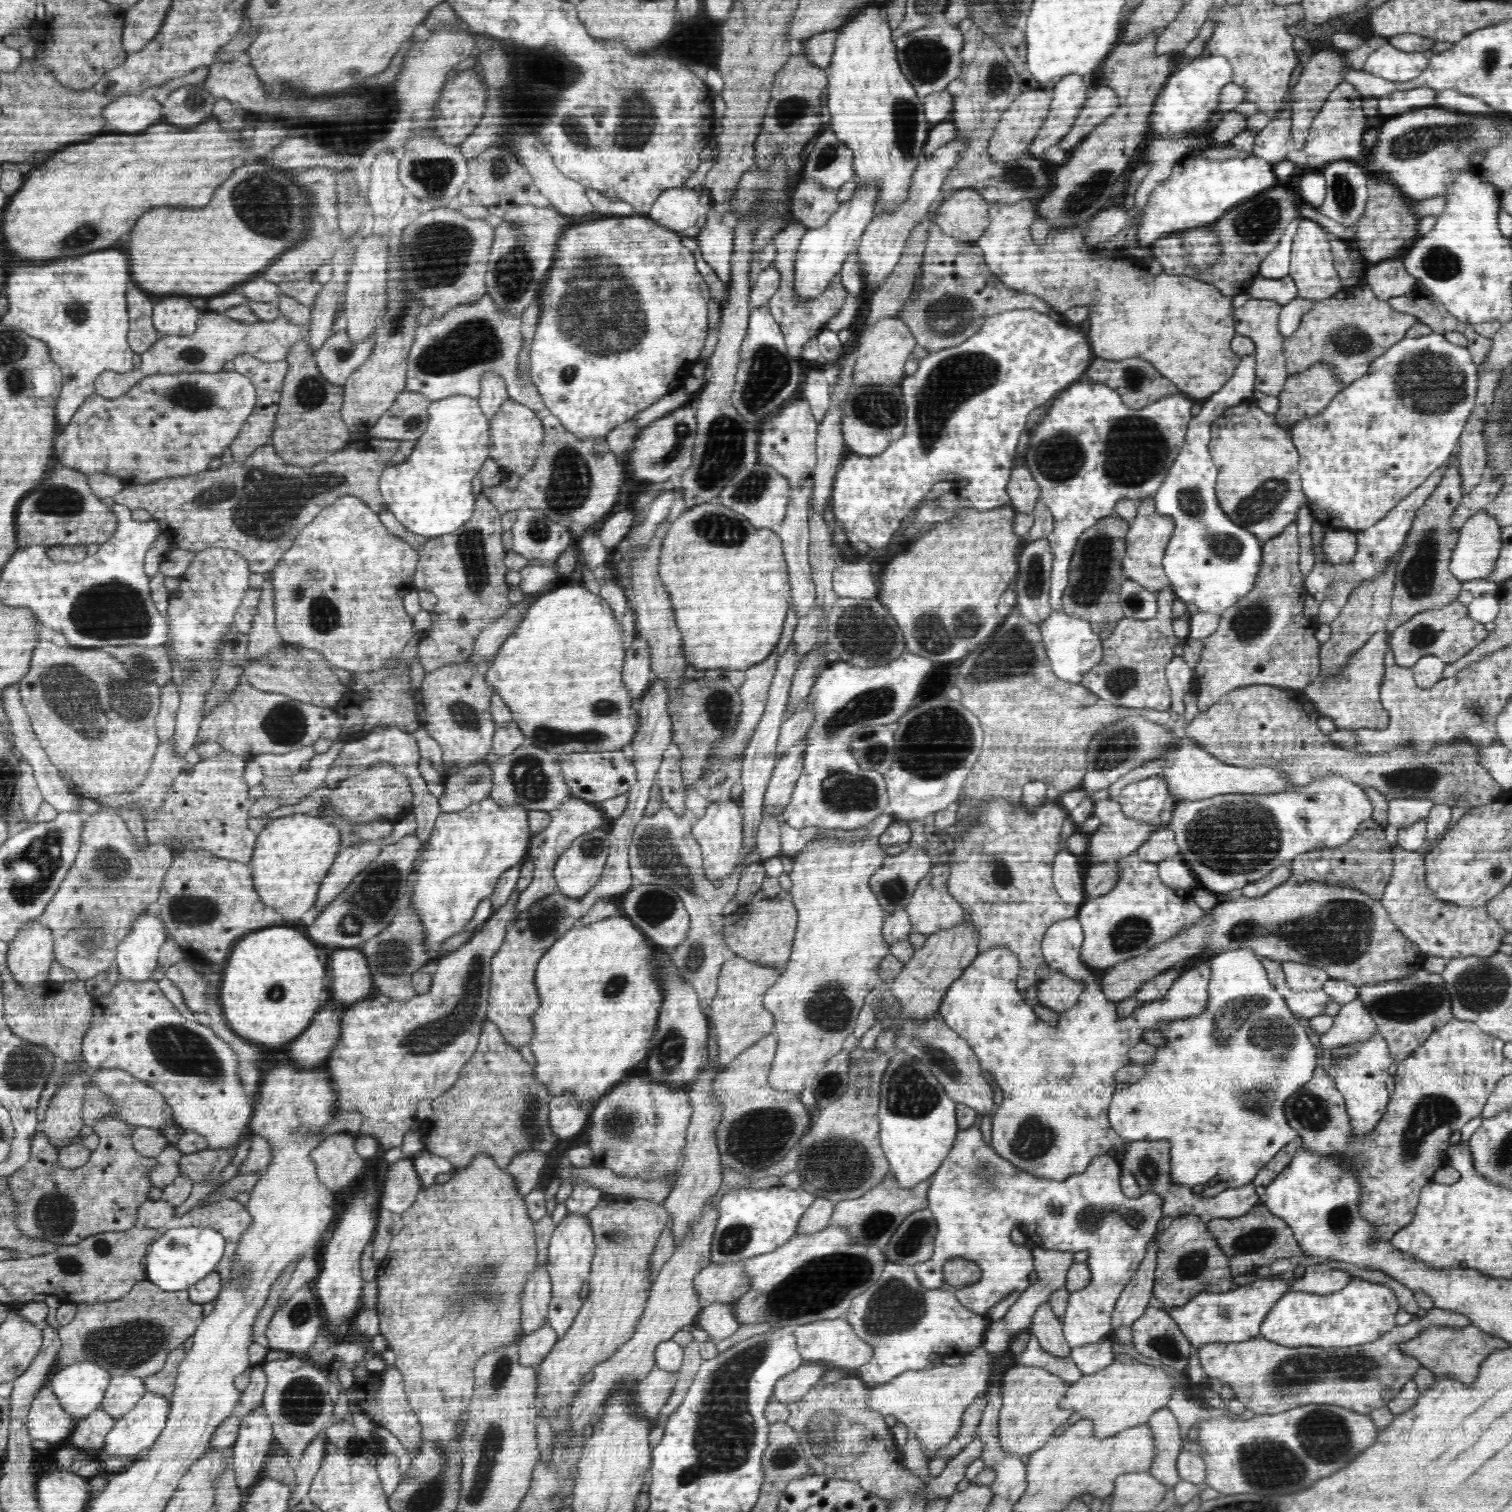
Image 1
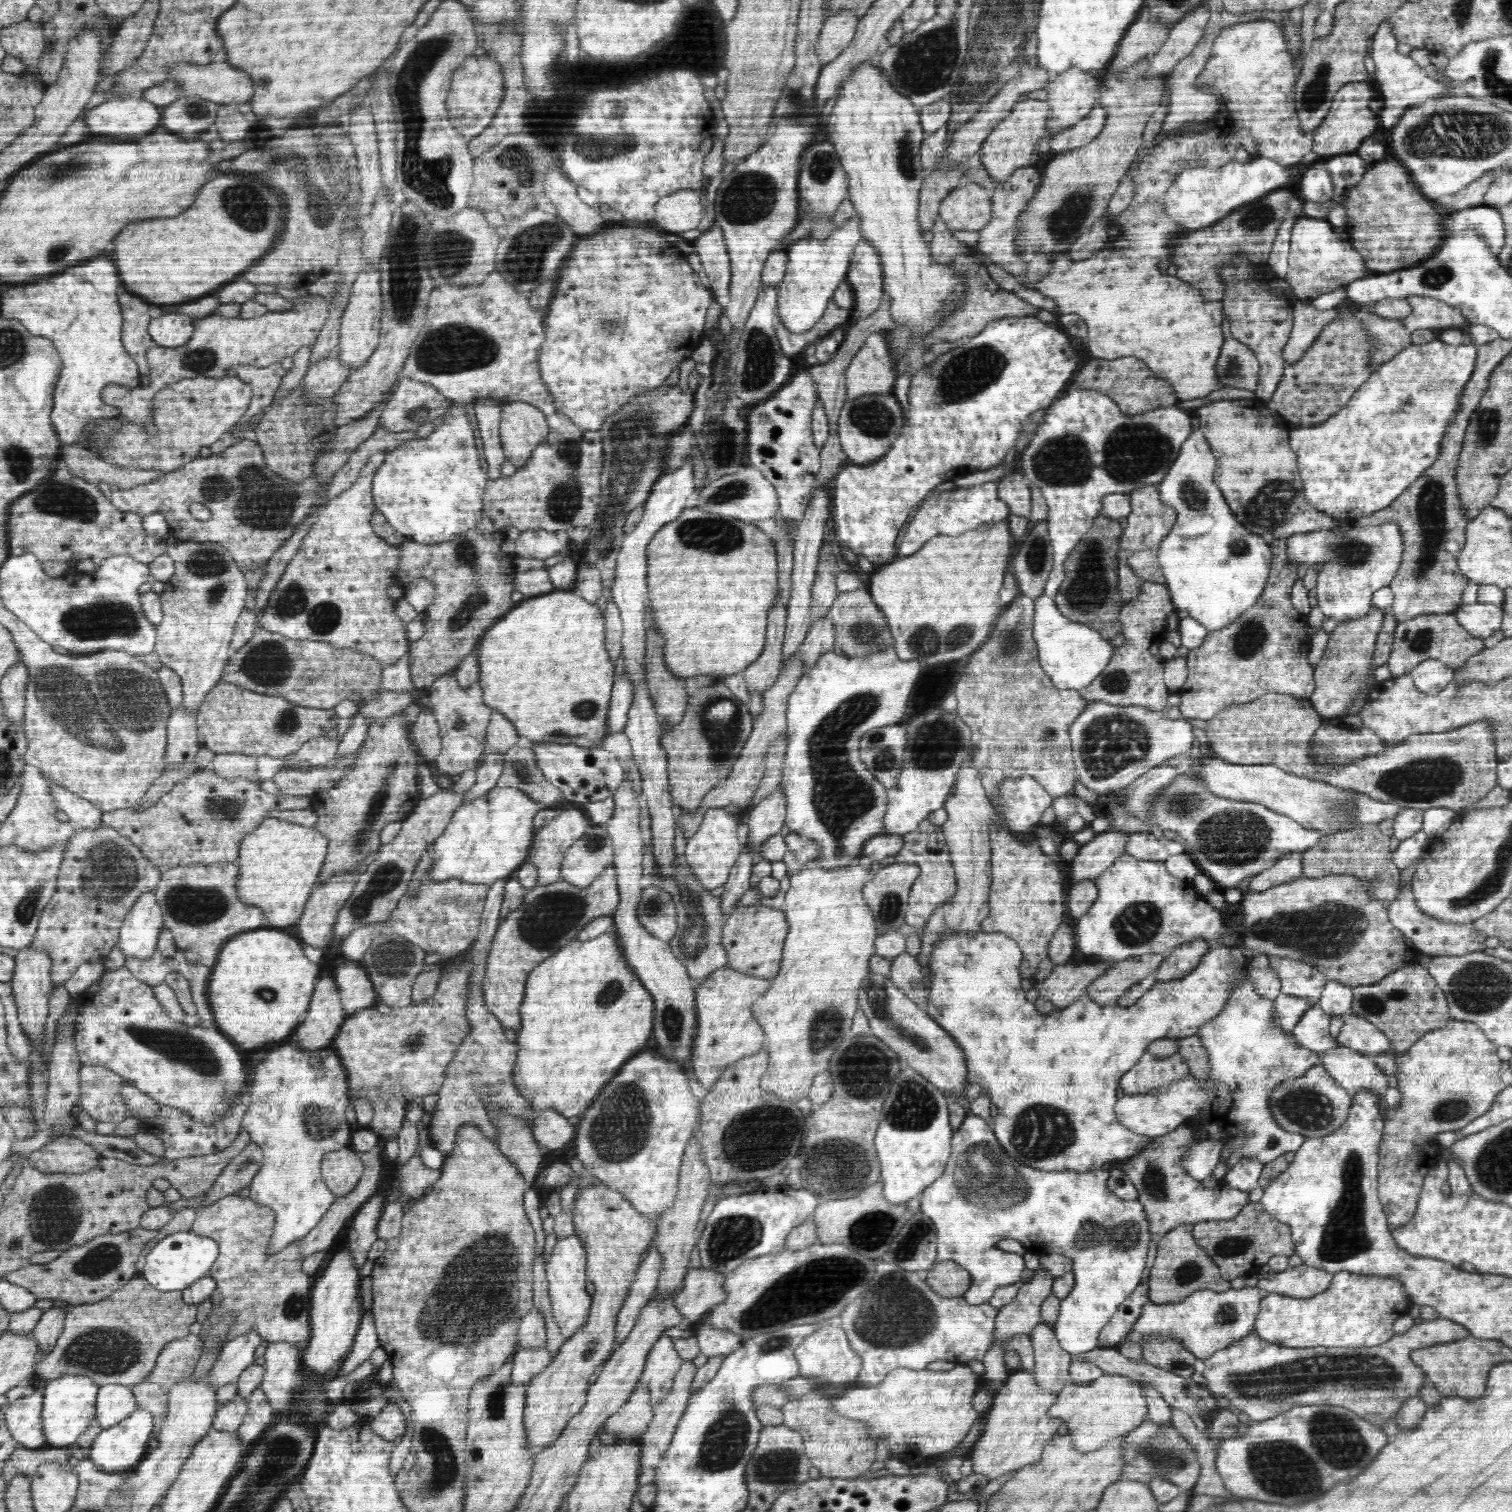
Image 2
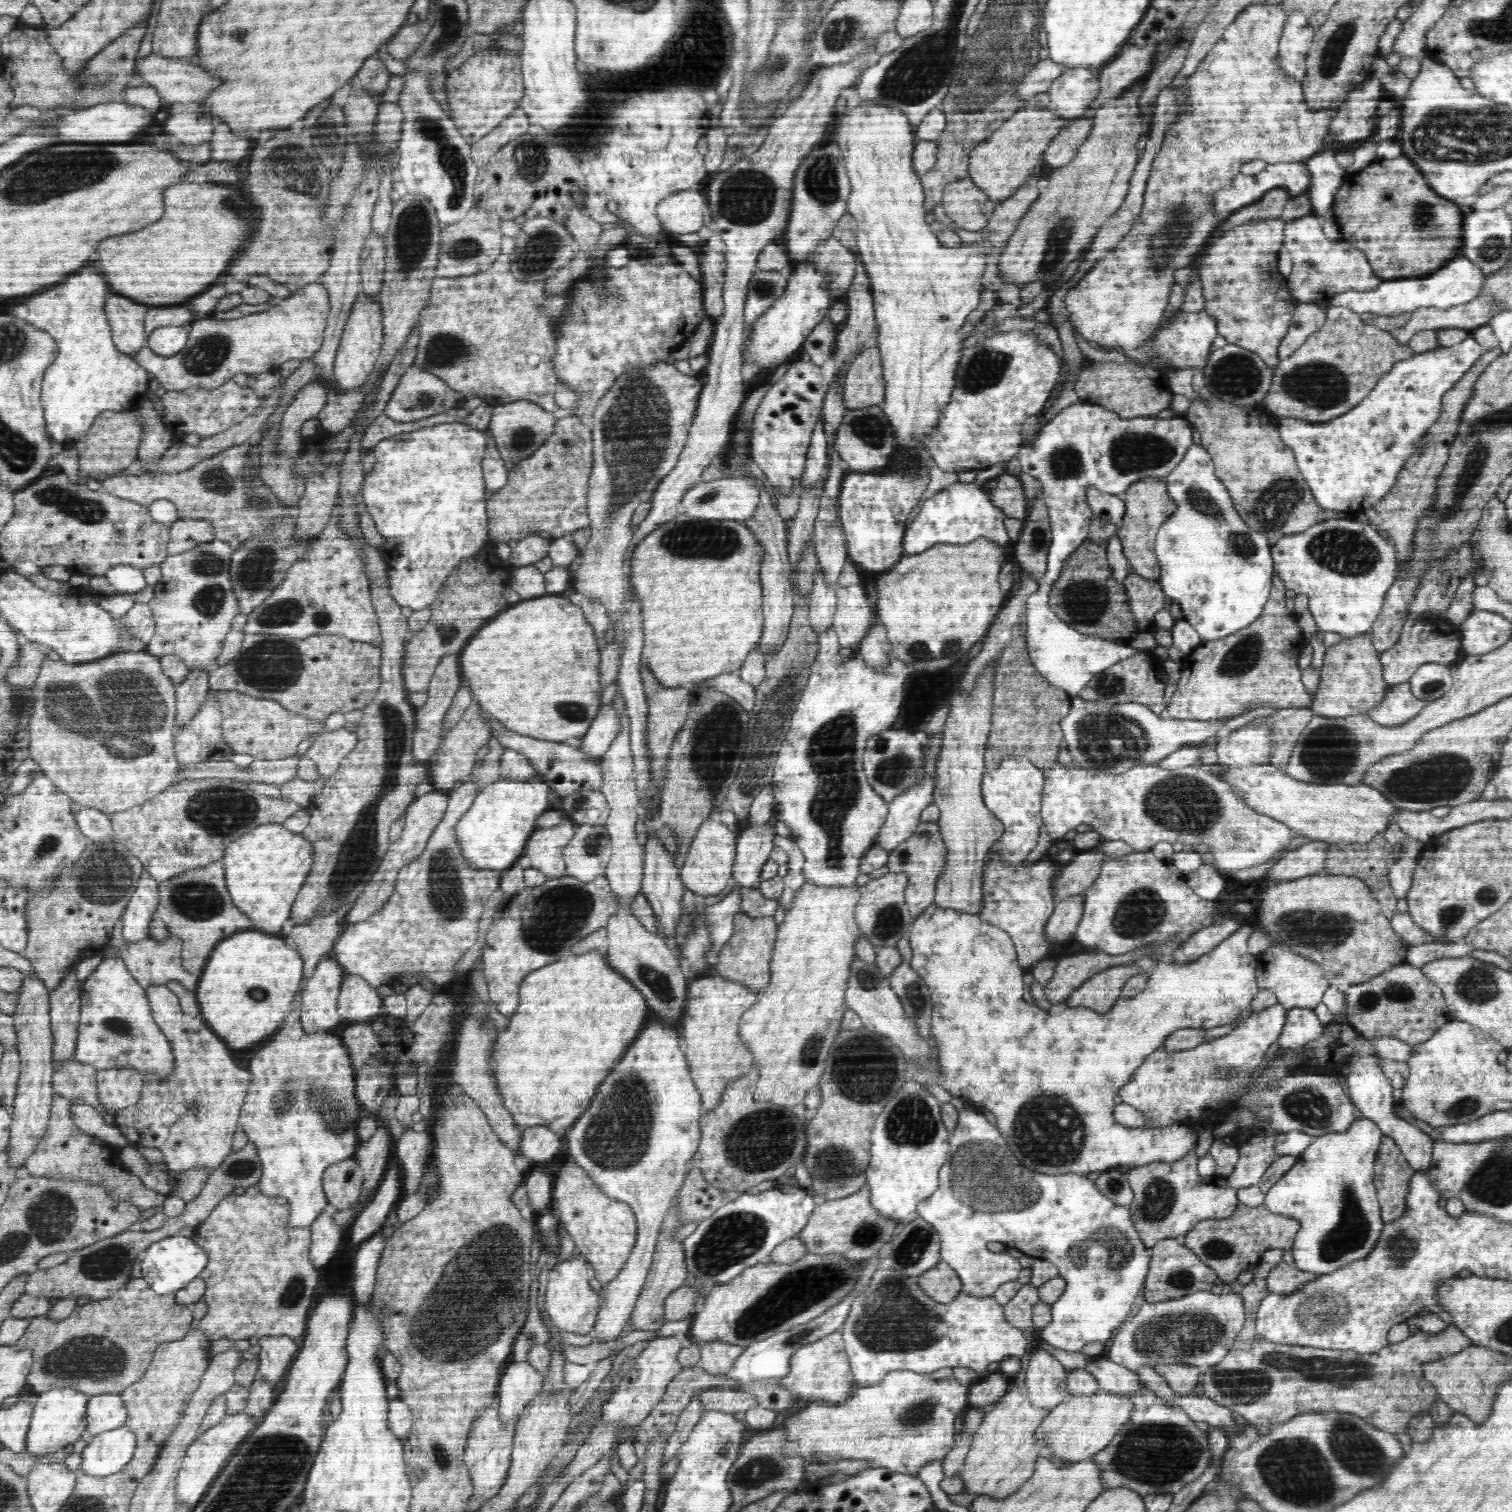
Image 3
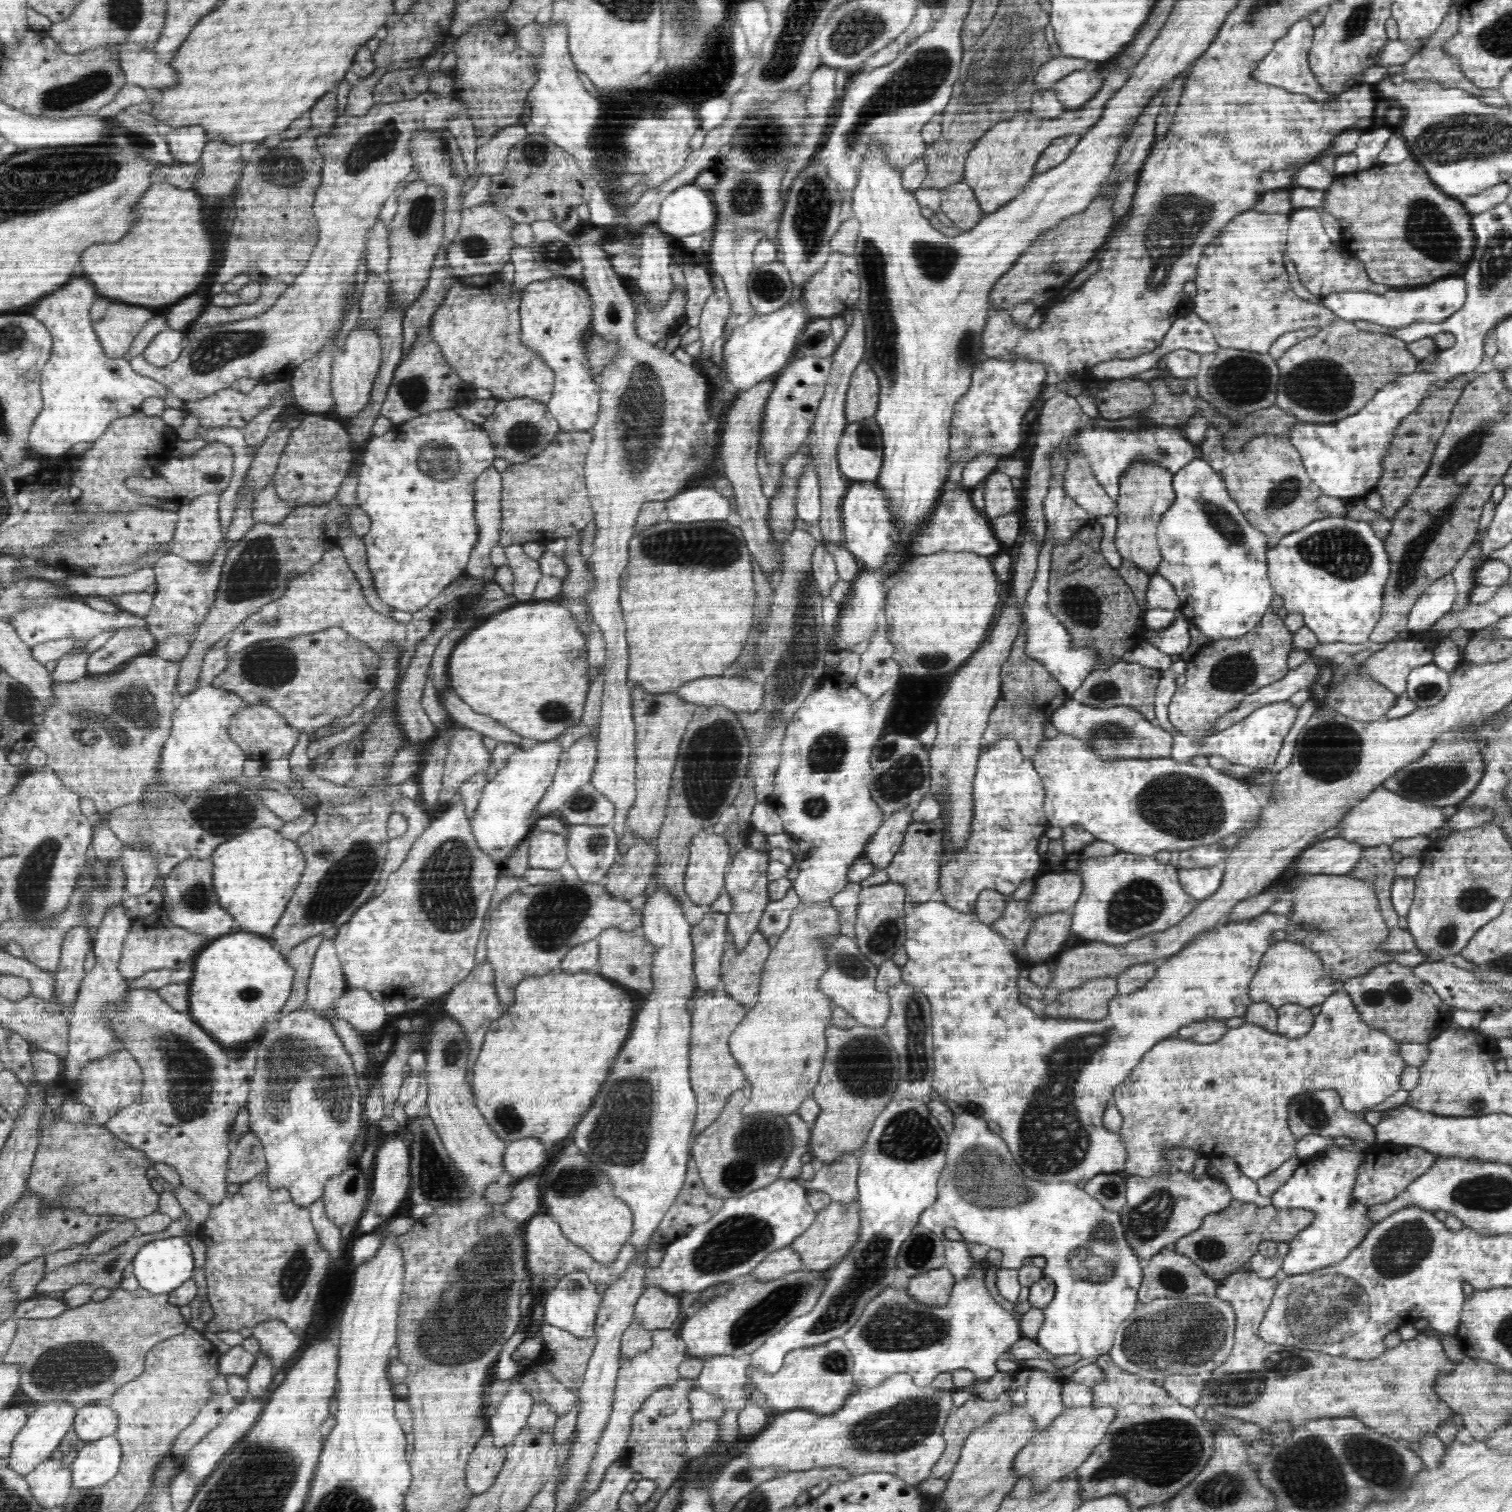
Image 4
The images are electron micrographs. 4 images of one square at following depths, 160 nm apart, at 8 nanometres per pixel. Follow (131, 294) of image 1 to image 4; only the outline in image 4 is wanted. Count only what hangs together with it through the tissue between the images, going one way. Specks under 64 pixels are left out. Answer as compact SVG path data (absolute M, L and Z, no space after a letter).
M96 300L96 304L92 304L92 328L96 328L96 337L107 356L124 357L128 354L140 328L144 328L152 316L154 314L146 308L110 304L110 300Z

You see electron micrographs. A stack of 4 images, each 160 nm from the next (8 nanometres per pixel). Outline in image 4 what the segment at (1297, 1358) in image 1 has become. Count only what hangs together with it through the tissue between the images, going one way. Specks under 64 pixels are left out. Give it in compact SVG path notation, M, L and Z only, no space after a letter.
M1243 1269L1233 1272L1231 1275L1226 1276L1222 1281L1219 1282L1219 1287L1215 1292L1215 1296L1226 1300L1231 1304L1234 1309L1236 1320L1235 1320L1235 1335L1234 1335L1234 1346L1232 1352L1228 1355L1228 1358L1212 1372L1210 1382L1206 1382L1206 1390L1204 1394L1208 1394L1212 1398L1210 1406L1213 1408L1215 1414L1220 1416L1229 1416L1230 1418L1237 1418L1238 1420L1248 1420L1254 1424L1258 1424L1266 1432L1278 1432L1278 1434L1288 1434L1288 1430L1296 1429L1296 1424L1304 1424L1304 1420L1320 1420L1320 1418L1332 1417L1338 1418L1338 1416L1356 1416L1356 1418L1362 1418L1362 1422L1368 1426L1368 1428L1374 1428L1376 1432L1380 1434L1386 1434L1394 1440L1405 1441L1407 1443L1419 1442L1420 1438L1426 1434L1426 1432L1436 1432L1443 1423L1448 1423L1450 1420L1458 1420L1453 1410L1438 1396L1434 1384L1436 1384L1436 1378L1438 1376L1444 1376L1445 1373L1452 1372L1455 1364L1451 1361L1450 1357L1444 1350L1440 1337L1436 1334L1428 1332L1422 1332L1415 1336L1412 1340L1402 1341L1399 1345L1394 1348L1386 1349L1380 1356L1370 1360L1350 1360L1342 1356L1330 1356L1323 1352L1310 1351L1310 1350L1298 1350L1298 1348L1292 1345L1279 1345L1276 1343L1267 1343L1260 1338L1259 1326L1264 1318L1268 1306L1272 1302L1272 1298L1280 1282L1280 1277L1273 1277L1270 1279L1262 1279L1252 1271L1251 1269Z

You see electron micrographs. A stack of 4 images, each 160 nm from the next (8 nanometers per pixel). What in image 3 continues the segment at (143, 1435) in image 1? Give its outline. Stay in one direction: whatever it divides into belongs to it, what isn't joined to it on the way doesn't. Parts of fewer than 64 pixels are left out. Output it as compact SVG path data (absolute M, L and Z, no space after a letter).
M126 1425L98 1434L81 1453L79 1472L90 1476L110 1476L120 1472L132 1458L136 1433Z

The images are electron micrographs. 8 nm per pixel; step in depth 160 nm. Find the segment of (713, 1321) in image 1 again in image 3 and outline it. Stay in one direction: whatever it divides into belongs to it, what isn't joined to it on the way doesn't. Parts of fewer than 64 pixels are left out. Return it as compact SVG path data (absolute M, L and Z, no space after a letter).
M700 1342L701 1367L712 1374L712 1376L722 1376L728 1374L736 1358L743 1352L743 1348L725 1342Z

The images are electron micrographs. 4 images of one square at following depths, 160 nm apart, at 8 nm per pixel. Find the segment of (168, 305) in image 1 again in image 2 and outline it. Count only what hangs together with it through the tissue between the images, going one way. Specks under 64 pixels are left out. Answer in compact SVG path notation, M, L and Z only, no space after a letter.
M166 316L162 320L151 320L148 333L153 342L164 348L176 348L190 340L196 320L184 316Z

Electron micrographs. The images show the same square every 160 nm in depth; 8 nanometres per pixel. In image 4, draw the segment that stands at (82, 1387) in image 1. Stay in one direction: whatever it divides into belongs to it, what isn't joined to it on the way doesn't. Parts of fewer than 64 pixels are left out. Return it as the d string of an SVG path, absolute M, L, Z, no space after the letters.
M50 1400L46 1404L37 1404L36 1409L27 1418L26 1425L16 1435L11 1444L11 1455L7 1466L14 1472L25 1475L32 1472L40 1462L50 1459L52 1452L62 1446L64 1435L73 1426L77 1409L65 1400Z

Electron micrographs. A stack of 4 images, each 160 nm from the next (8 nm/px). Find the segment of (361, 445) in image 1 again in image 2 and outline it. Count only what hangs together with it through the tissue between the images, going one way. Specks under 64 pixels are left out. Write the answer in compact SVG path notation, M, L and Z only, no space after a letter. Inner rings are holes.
M378 425L374 434L357 446L346 465L334 473L330 481L320 481L313 475L308 480L286 480L268 469L263 449L252 437L248 437L220 454L206 458L198 456L184 468L166 473L152 482L127 489L112 485L108 497L122 512L133 512L141 517L160 512L178 540L220 543L230 551L240 568L256 568L266 564L284 541L294 535L299 524L306 522L312 511L319 510L352 487L370 456L391 451L415 437L416 431L392 432ZM194 502L206 506L211 518L200 521L192 517L190 504Z

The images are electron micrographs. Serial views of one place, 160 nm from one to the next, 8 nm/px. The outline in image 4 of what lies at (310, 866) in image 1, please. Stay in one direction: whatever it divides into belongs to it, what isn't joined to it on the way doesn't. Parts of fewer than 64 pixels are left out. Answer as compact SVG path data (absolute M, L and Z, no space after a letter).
M260 827L243 832L232 840L219 844L208 858L212 863L214 891L217 896L220 896L220 904L224 904L224 908L228 908L232 916L236 916L238 930L262 935L269 934L272 928L279 923L288 901L298 886L306 864L303 852L296 841L288 840L280 831L270 827Z

